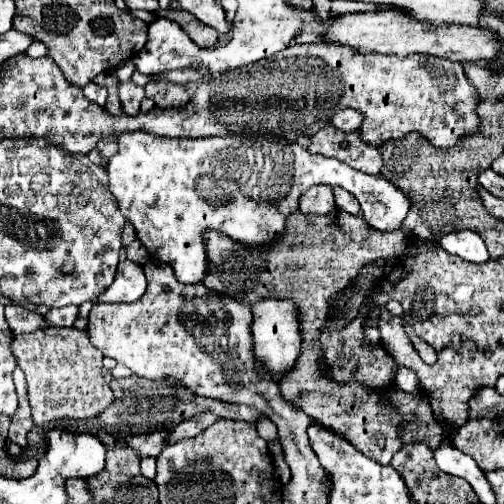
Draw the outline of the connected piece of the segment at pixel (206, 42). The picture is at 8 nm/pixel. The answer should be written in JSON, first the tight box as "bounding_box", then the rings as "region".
{"bounding_box":[154,10,217,48],"region":[[[156,10],[154,12],[156,18],[168,18],[168,20],[174,20],[188,36],[194,44],[198,44],[200,48],[213,48],[217,40],[212,40],[212,30],[202,24],[200,20],[196,20],[196,16],[192,16],[190,12],[184,12],[184,10]]]}

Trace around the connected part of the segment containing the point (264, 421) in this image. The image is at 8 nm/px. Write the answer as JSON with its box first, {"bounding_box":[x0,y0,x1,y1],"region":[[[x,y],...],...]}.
{"bounding_box":[256,418,278,442],"region":[[[260,418],[258,424],[256,424],[256,430],[258,430],[258,436],[264,438],[266,442],[272,442],[278,438],[278,432],[276,432],[276,426],[268,420],[268,418]]]}

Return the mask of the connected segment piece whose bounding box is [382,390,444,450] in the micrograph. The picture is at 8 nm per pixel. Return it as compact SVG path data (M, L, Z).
M388 390L382 394L390 398L390 402L396 406L404 420L400 426L402 444L424 442L430 450L440 448L440 444L444 442L442 428L440 424L436 424L430 410L430 402L422 392L408 394L402 390Z

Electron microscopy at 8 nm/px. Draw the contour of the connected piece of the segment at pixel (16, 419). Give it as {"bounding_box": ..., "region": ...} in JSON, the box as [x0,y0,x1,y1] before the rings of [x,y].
{"bounding_box":[8,368,34,446],"region":[[[20,368],[14,370],[14,384],[16,384],[16,394],[18,394],[18,410],[12,416],[10,432],[8,432],[8,442],[16,442],[20,446],[26,446],[26,434],[34,426],[32,416],[30,416],[30,404],[26,396],[26,384],[24,384],[24,372]]]}

